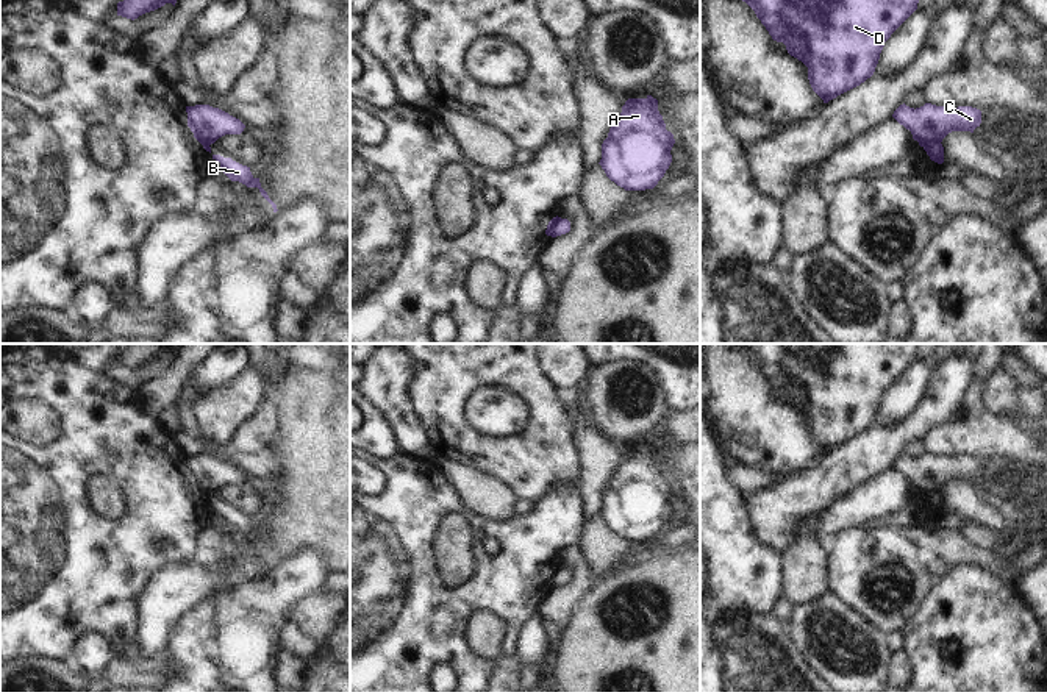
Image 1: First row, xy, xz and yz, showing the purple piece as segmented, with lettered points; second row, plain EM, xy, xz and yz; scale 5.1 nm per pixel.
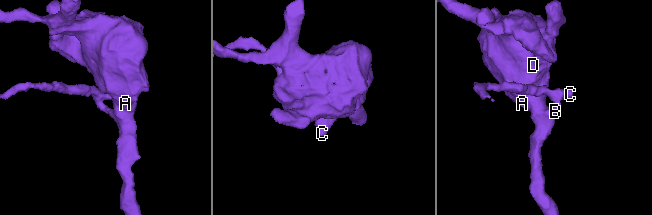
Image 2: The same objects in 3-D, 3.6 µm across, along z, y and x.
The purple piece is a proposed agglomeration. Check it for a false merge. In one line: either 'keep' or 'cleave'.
cleave

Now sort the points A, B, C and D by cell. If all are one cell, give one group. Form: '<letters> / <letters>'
A B D / C

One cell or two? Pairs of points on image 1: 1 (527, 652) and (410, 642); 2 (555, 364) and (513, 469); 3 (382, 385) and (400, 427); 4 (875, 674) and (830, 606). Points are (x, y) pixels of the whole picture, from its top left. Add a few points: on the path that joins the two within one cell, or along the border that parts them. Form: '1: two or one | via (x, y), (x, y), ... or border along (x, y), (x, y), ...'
1: two | border along (530, 617), (524, 624), (510, 655)
2: two | border along (538, 360), (544, 377), (558, 392)
3: one | via (389, 395), (397, 416)
4: one | via (858, 656), (833, 630), (833, 624)

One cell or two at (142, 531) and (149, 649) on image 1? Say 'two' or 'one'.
two

